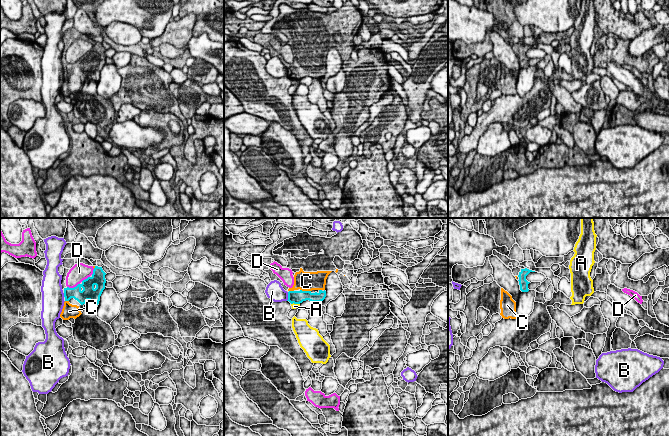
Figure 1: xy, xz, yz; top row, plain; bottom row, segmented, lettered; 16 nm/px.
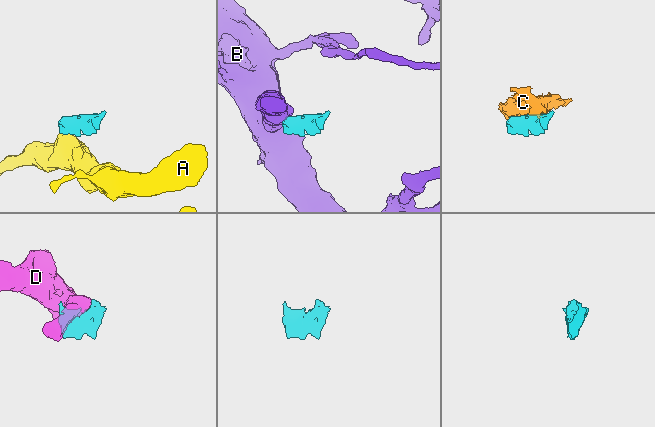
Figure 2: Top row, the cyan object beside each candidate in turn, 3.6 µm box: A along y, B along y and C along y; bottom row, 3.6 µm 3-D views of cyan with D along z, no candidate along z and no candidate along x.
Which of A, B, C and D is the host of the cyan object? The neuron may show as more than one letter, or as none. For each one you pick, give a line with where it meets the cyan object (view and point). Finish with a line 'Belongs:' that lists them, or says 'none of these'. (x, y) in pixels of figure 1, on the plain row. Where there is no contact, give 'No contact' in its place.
C: Touches cyan at xz (305, 67)
Belongs: C

